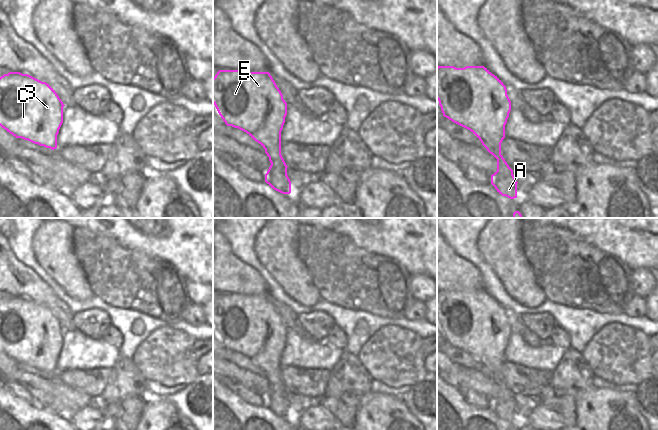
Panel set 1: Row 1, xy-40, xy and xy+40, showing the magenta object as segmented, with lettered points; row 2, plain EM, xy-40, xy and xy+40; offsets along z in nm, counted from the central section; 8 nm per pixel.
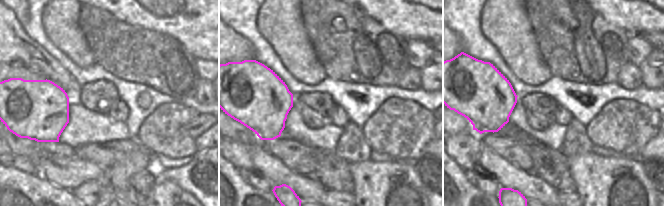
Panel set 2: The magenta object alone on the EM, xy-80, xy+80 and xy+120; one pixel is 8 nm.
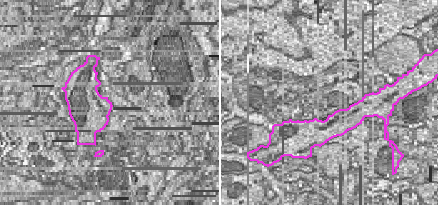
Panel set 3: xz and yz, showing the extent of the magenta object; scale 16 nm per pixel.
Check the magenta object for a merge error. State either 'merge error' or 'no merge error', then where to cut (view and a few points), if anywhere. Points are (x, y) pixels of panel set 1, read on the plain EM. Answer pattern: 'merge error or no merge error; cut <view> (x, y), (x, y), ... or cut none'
no merge error; cut none

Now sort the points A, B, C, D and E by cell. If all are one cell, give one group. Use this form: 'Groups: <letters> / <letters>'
Groups: A B C D E

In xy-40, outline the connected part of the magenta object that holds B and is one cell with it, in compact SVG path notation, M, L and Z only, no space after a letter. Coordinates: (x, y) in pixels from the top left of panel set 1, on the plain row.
M20 296L0 301L0 350L16 362L56 373L64 330L46 306Z

